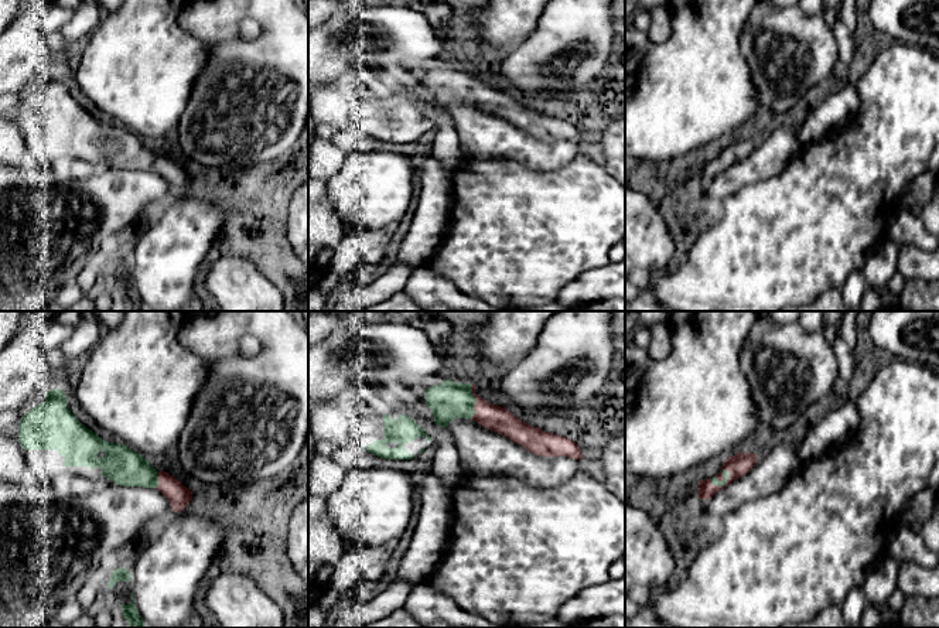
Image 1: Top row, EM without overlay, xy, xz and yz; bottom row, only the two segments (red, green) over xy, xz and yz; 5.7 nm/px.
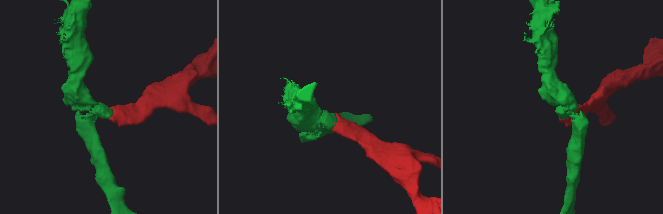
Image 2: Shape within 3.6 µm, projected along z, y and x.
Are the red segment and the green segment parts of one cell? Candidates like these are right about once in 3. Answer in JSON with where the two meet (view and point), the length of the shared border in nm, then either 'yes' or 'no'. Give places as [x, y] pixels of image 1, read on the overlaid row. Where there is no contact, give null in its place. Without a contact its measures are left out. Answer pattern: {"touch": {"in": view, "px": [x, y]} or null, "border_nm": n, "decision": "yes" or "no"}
{"touch": {"in": "yz", "px": [724, 485]}, "border_nm": 130, "decision": "yes"}

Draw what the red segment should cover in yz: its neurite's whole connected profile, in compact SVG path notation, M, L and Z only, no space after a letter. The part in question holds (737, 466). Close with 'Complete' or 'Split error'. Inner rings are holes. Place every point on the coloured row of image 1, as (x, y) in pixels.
M738 453L724 460L723 467L717 475L710 479L700 479L697 482L697 496L708 499L720 489L730 485L737 478L745 475L757 463L757 454Z. Split error

